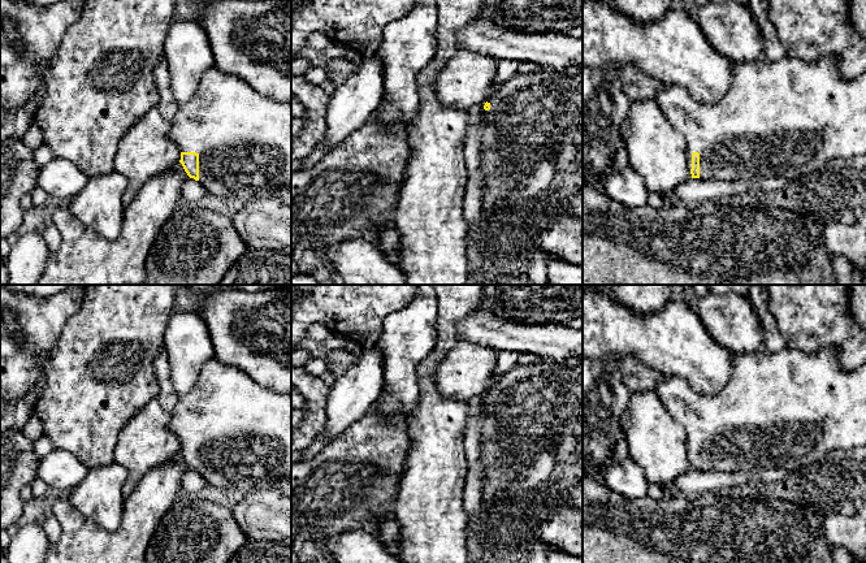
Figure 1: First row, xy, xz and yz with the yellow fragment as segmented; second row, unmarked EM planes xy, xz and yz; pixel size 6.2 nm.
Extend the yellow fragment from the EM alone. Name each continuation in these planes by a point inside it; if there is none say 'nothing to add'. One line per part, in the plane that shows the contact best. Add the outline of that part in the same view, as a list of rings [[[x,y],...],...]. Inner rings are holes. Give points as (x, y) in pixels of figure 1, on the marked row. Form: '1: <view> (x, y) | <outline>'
1: yz (788, 118) | [[[797,57],[735,64],[732,82],[724,96],[714,104],[693,99],[677,85],[666,86],[657,101],[670,124],[687,139],[687,163],[692,169],[692,153],[700,153],[700,178],[753,182],[771,178],[797,181],[823,170],[833,159],[853,160],[866,155],[866,73],[844,79],[835,57],[804,62]]]

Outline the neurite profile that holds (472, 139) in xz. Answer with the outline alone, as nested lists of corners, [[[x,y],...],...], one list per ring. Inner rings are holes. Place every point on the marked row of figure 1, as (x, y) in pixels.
[[[486,100],[468,109],[469,122],[464,144],[468,182],[463,200],[463,217],[467,224],[468,237],[476,229],[477,217],[482,212],[482,198],[485,194],[485,183],[482,182],[480,166],[481,114],[485,111],[485,103]]]

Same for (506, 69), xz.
[[[498,60],[497,74],[494,77],[489,95],[492,95],[498,87],[503,86],[506,82],[514,78],[518,74],[518,69],[519,69],[519,62],[516,61]]]

